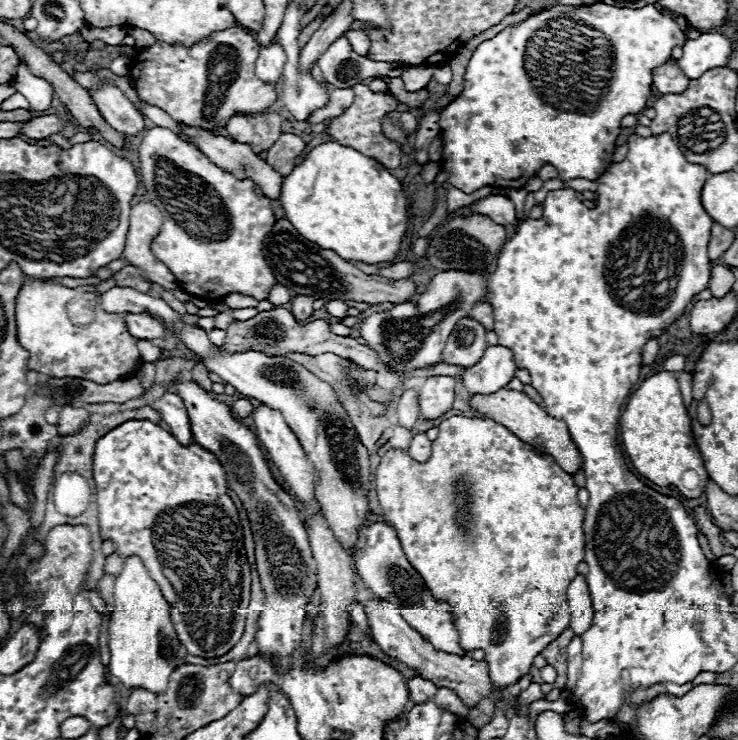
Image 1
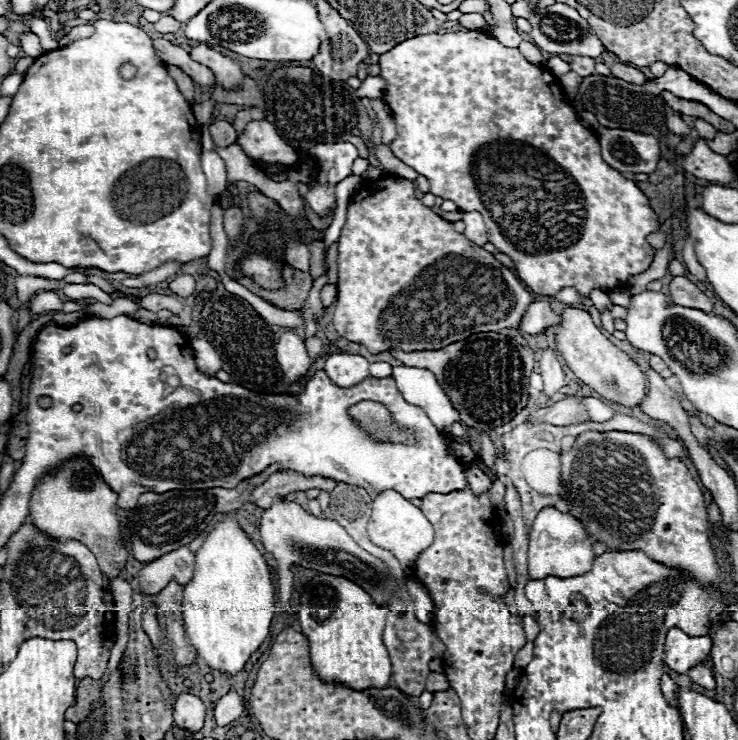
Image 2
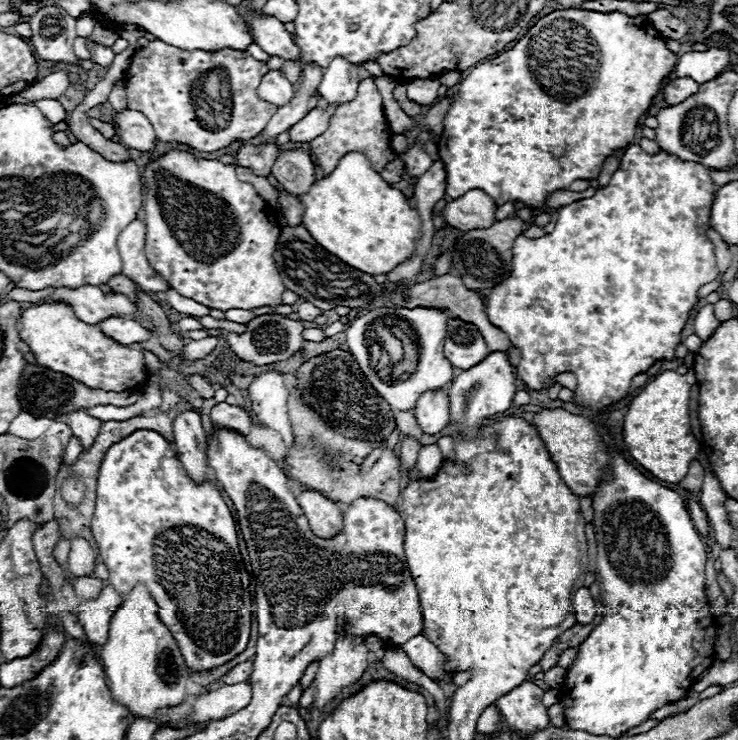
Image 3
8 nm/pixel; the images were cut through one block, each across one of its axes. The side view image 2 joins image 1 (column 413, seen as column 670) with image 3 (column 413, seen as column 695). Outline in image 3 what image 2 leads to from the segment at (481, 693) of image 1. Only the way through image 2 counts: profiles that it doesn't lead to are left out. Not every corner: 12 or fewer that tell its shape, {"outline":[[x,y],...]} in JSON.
{"outline":[[418,634],[398,646],[408,660],[434,680],[452,680],[446,656]]}

